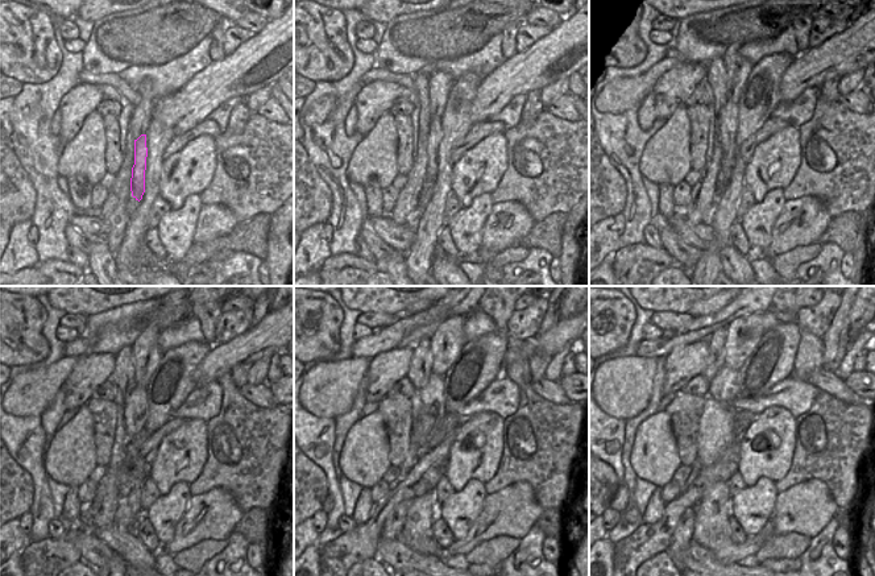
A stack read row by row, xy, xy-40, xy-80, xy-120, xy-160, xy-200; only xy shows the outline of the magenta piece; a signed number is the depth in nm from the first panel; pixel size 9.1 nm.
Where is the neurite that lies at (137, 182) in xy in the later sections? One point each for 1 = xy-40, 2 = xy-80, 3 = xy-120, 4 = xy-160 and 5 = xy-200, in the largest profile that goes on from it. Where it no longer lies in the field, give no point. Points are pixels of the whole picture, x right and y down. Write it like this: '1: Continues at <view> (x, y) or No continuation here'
1: Continues at xy-40 (434, 139)
2: Continues at xy-80 (728, 119)
3: Continues at xy-120 (136, 405)
4: Continues at xy-160 (432, 400)
5: Continues at xy-200 (724, 388).

